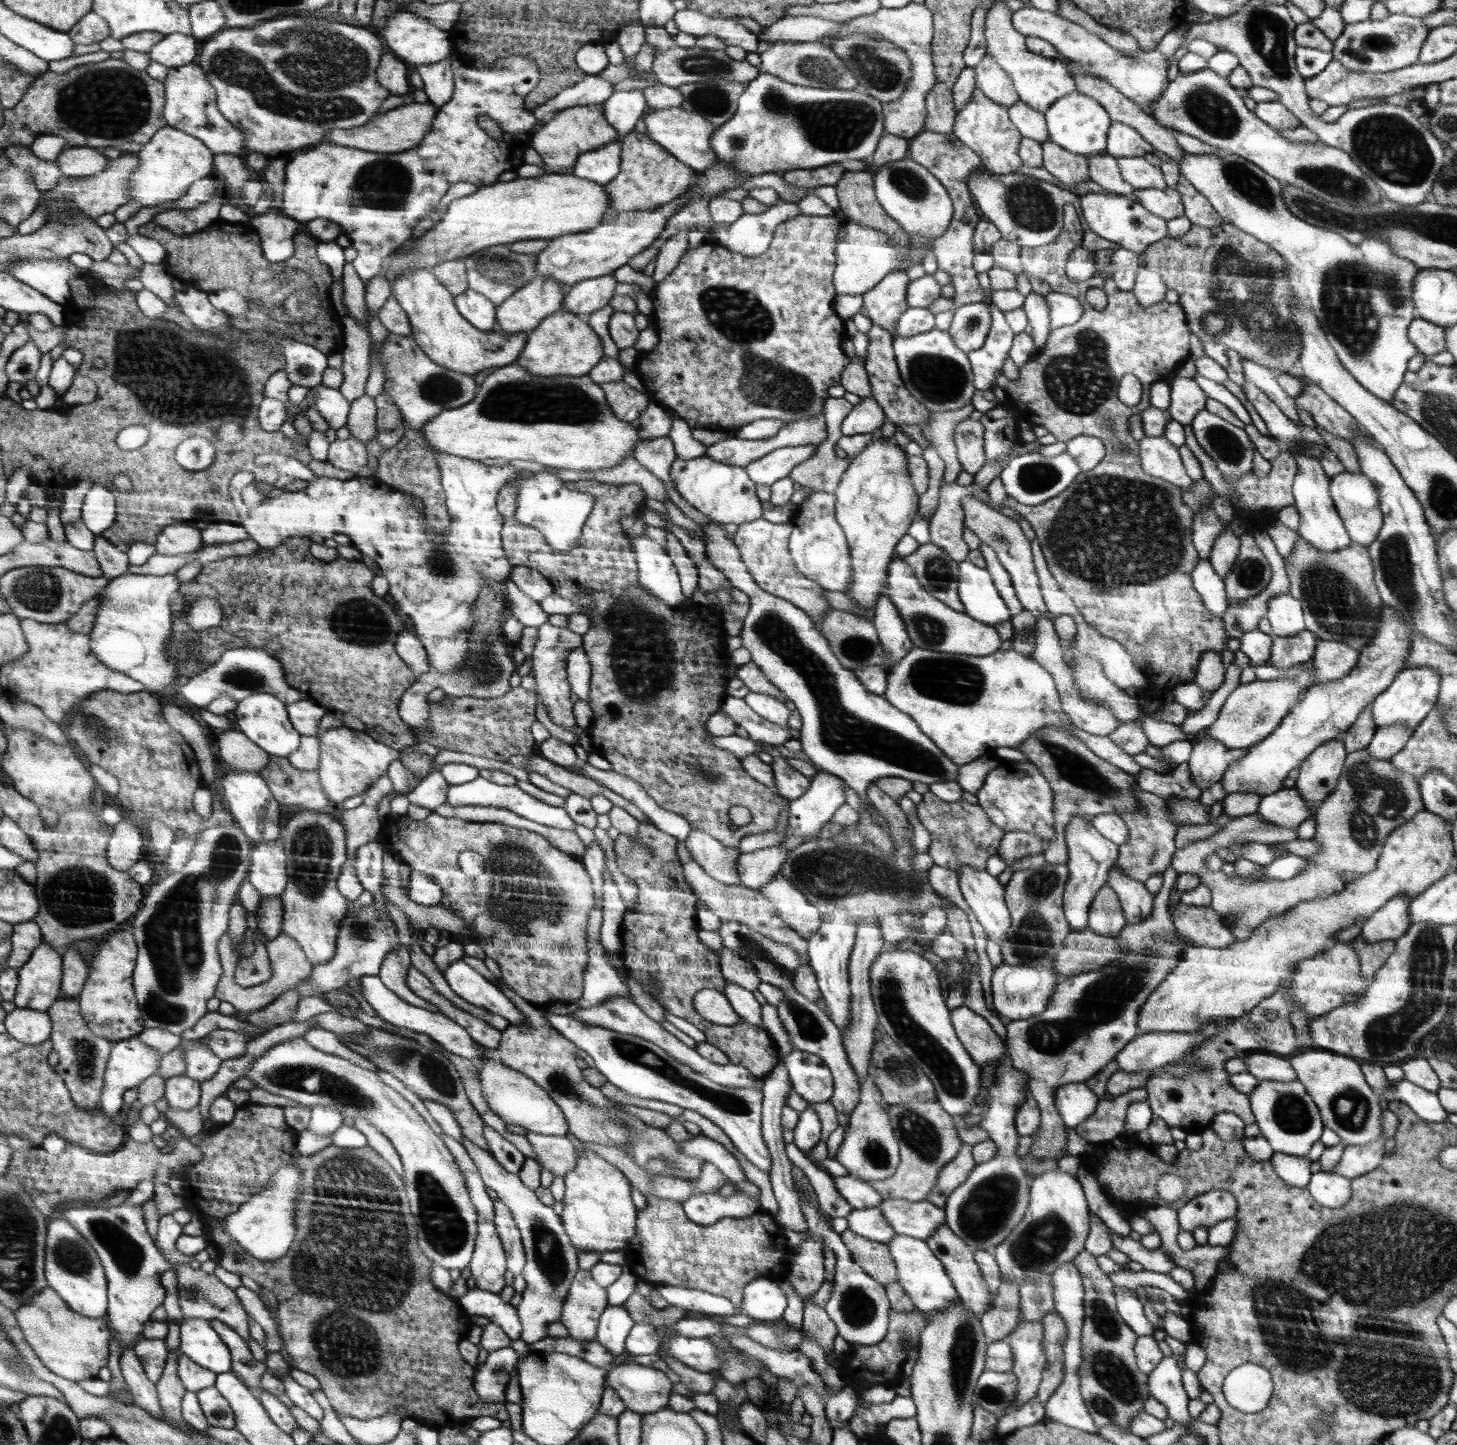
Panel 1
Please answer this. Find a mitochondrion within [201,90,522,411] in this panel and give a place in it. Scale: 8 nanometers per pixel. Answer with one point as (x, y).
(385, 184)

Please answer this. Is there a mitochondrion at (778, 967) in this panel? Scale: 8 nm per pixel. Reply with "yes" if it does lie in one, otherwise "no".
yes

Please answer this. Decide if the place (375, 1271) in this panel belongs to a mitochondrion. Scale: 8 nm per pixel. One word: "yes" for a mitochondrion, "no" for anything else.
yes

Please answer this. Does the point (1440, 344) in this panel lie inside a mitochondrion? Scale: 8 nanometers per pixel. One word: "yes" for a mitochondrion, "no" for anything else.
no

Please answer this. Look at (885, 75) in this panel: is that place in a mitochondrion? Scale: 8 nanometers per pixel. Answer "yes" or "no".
yes

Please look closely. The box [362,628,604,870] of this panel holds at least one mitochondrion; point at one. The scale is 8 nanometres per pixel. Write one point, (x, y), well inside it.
(484, 669)

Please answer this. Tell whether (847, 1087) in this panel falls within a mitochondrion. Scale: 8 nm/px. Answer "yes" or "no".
no

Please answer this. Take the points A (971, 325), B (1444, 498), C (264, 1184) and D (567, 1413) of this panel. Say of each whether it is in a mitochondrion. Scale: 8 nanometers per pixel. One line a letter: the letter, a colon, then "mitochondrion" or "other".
A: mitochondrion
B: mitochondrion
C: other
D: other

